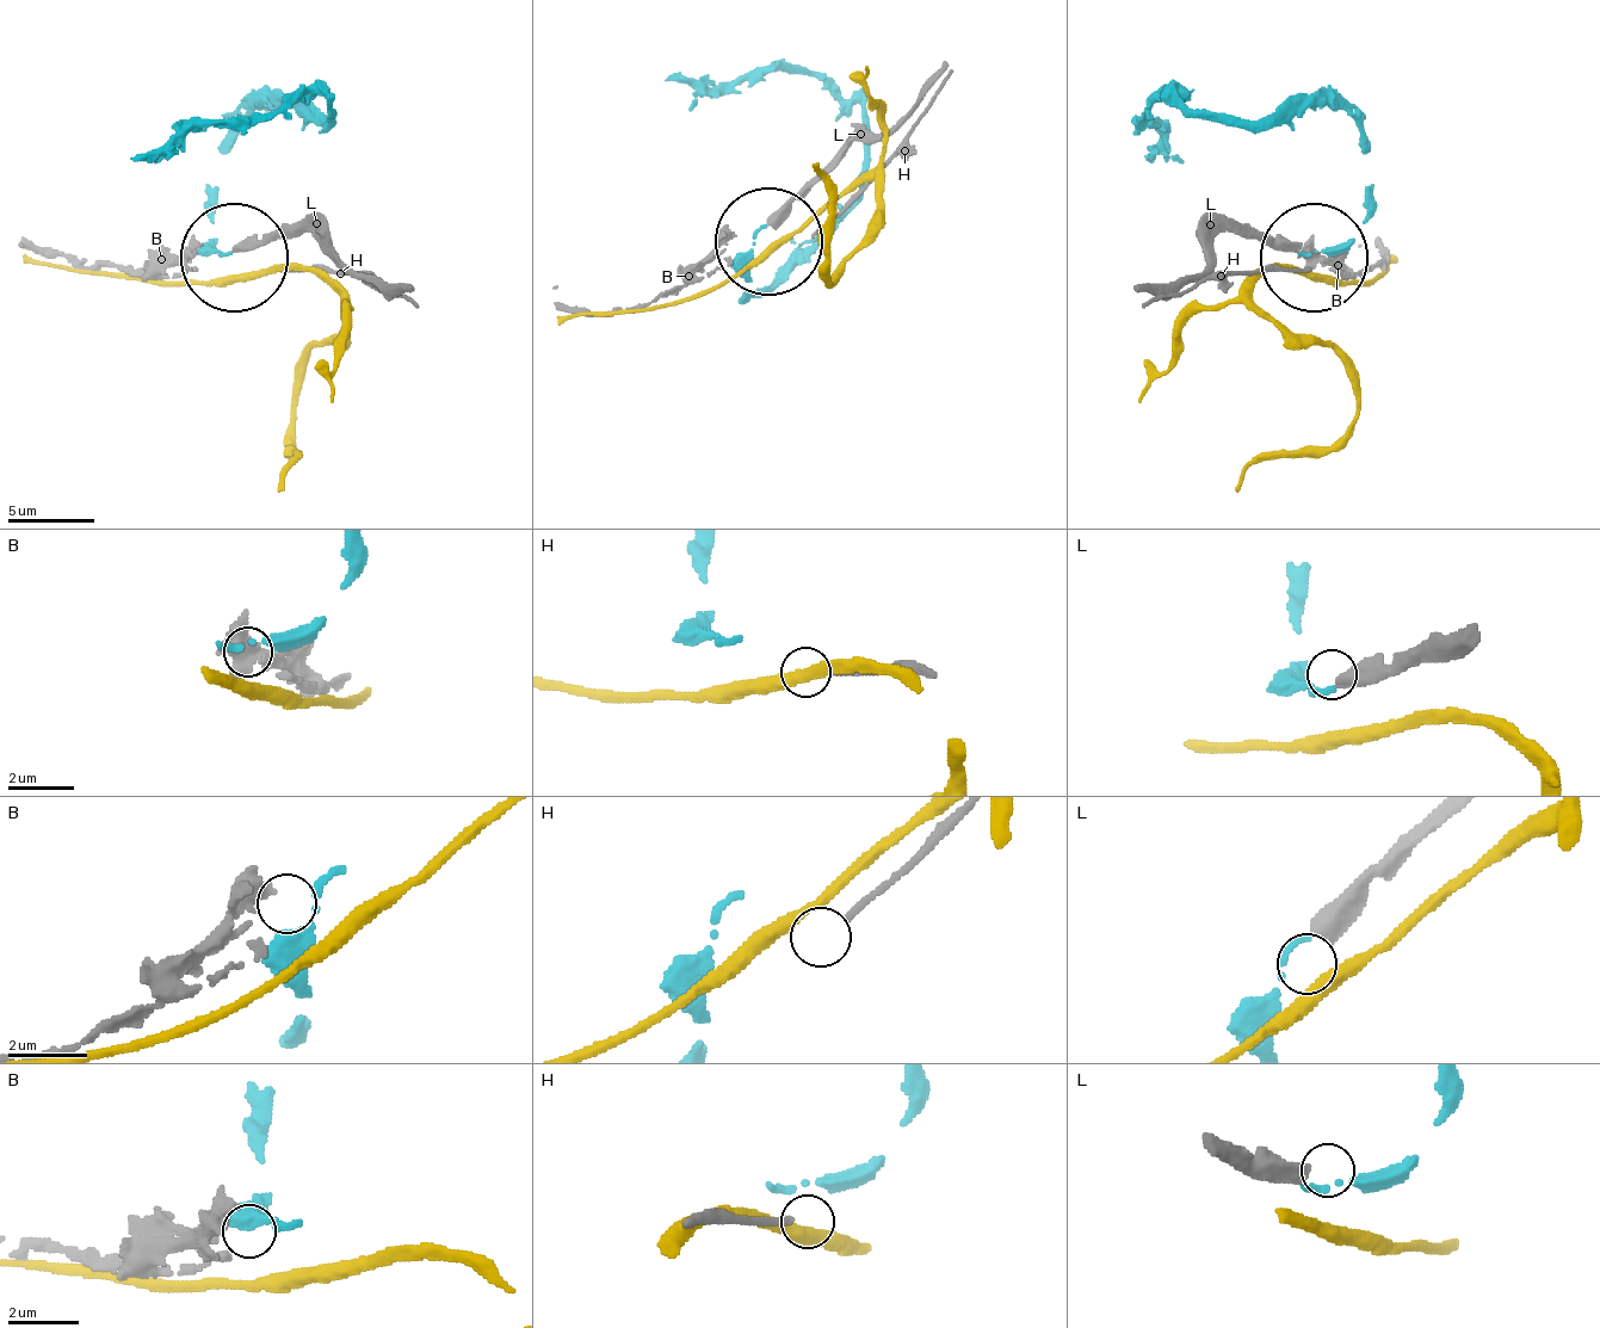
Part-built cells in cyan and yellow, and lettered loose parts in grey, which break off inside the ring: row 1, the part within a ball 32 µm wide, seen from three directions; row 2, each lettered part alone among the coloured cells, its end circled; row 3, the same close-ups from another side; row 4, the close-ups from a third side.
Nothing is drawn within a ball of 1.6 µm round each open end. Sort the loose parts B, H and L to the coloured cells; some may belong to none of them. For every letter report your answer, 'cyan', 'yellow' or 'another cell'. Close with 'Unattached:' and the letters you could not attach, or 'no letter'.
B: another cell
H: another cell
L: cyan
Unattached: B, H

